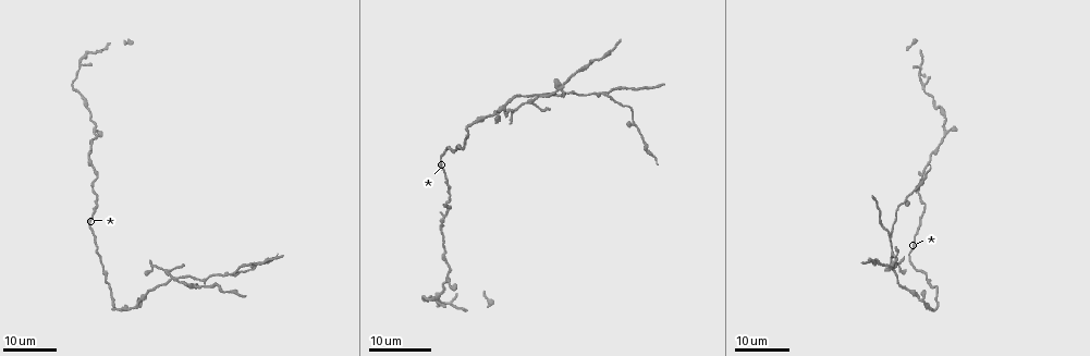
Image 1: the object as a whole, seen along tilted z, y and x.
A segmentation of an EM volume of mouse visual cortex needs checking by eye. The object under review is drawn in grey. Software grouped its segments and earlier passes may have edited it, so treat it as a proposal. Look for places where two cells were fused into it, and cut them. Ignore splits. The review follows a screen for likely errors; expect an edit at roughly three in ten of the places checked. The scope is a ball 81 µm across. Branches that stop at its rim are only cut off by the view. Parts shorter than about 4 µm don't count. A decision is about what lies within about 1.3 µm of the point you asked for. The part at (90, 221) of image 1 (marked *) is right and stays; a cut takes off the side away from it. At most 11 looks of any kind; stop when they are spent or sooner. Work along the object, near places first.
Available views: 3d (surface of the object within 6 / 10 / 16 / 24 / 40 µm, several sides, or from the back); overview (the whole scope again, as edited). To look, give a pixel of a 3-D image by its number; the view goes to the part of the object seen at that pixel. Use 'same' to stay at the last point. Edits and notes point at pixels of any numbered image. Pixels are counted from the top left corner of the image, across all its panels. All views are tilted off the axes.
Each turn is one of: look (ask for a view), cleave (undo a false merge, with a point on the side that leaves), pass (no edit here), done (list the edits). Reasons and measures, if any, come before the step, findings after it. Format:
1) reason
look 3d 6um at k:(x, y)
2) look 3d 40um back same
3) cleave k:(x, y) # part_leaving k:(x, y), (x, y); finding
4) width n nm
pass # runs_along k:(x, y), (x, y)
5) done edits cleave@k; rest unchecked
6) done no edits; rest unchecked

two arms in line, one across
look 3d 24um at 1:(577, 94)

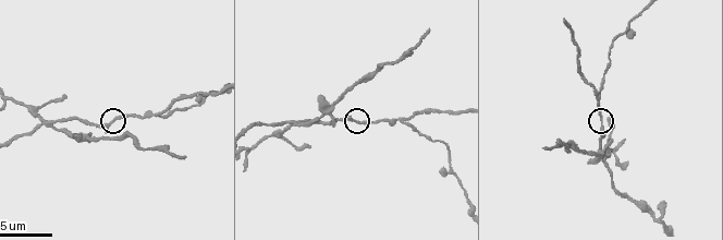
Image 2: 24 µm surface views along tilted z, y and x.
look 3d 6um at 2:(358, 122)

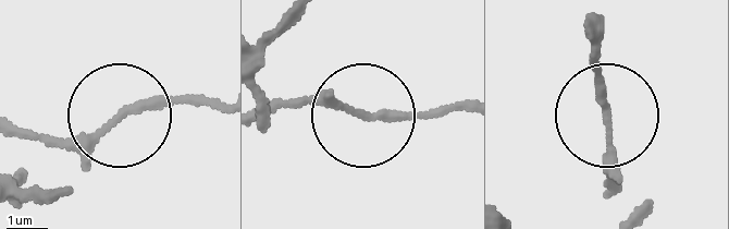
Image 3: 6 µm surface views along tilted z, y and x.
pass # runs_along 3:(17, 127), (90, 137), (143, 106), (215, 101); continuous, no second cell

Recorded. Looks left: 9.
looks like a crossing
look 3d 10um at 2:(53, 122)

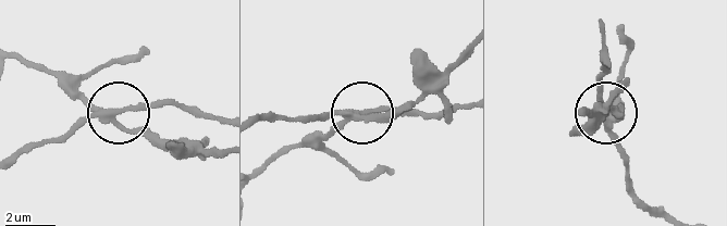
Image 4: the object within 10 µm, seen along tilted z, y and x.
closer look
look 3d 6um at 4:(359, 116)

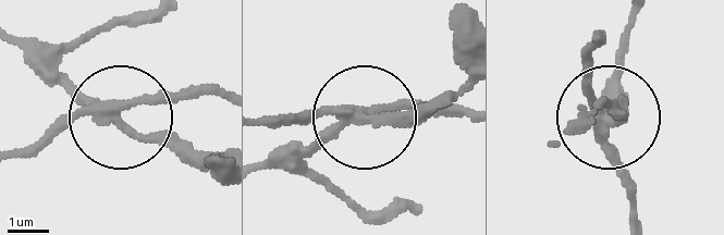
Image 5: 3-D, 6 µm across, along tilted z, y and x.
side_arm 19 um
cleave 5:(61, 78) # part_leaving 5:(347, 119), (427, 114), (468, 86); two cells meet here

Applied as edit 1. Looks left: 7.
a fork
look 3d 6um at 2:(595, 90)

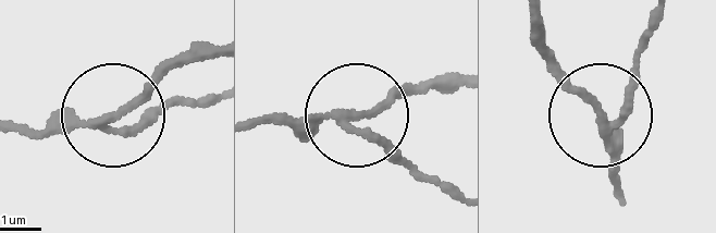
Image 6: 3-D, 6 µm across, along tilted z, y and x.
arms 3
cleave 6:(146, 118) # part_leaving 6:(99, 126), (127, 130), (169, 107), (211, 102); two cells meet here

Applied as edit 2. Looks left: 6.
thick turns thin
look 3d 16um at 2:(654, 216)

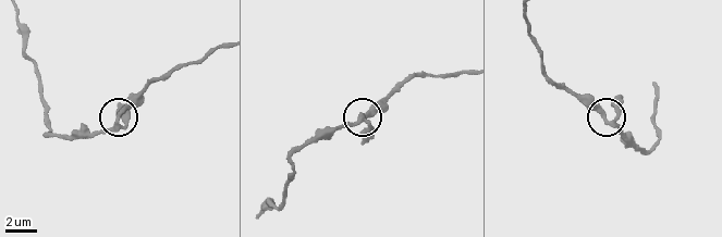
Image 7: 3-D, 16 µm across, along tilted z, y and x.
pass # runs_along 7:(655, 86), (659, 138), (648, 150), (577, 96); all the same cell

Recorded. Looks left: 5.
thick turns thin
look 3d 10um at 2:(620, 192)

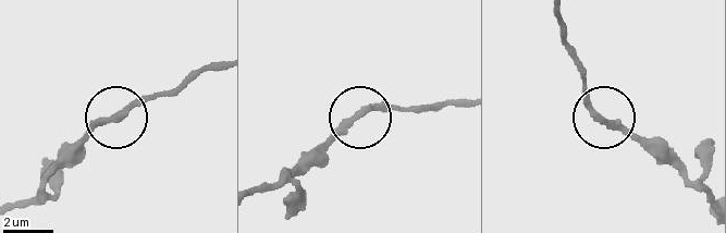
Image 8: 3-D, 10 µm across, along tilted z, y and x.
look 3d 6um at 8:(361, 115)

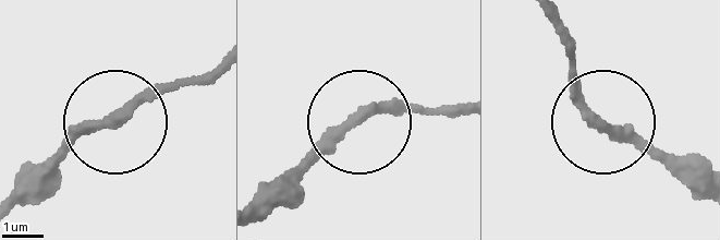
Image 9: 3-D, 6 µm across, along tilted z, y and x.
pass # runs_along 9:(263, 186), (356, 121), (461, 106); continuous, no second cell

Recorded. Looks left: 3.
done edits cleave@5, cleave@6; rest unchecked

